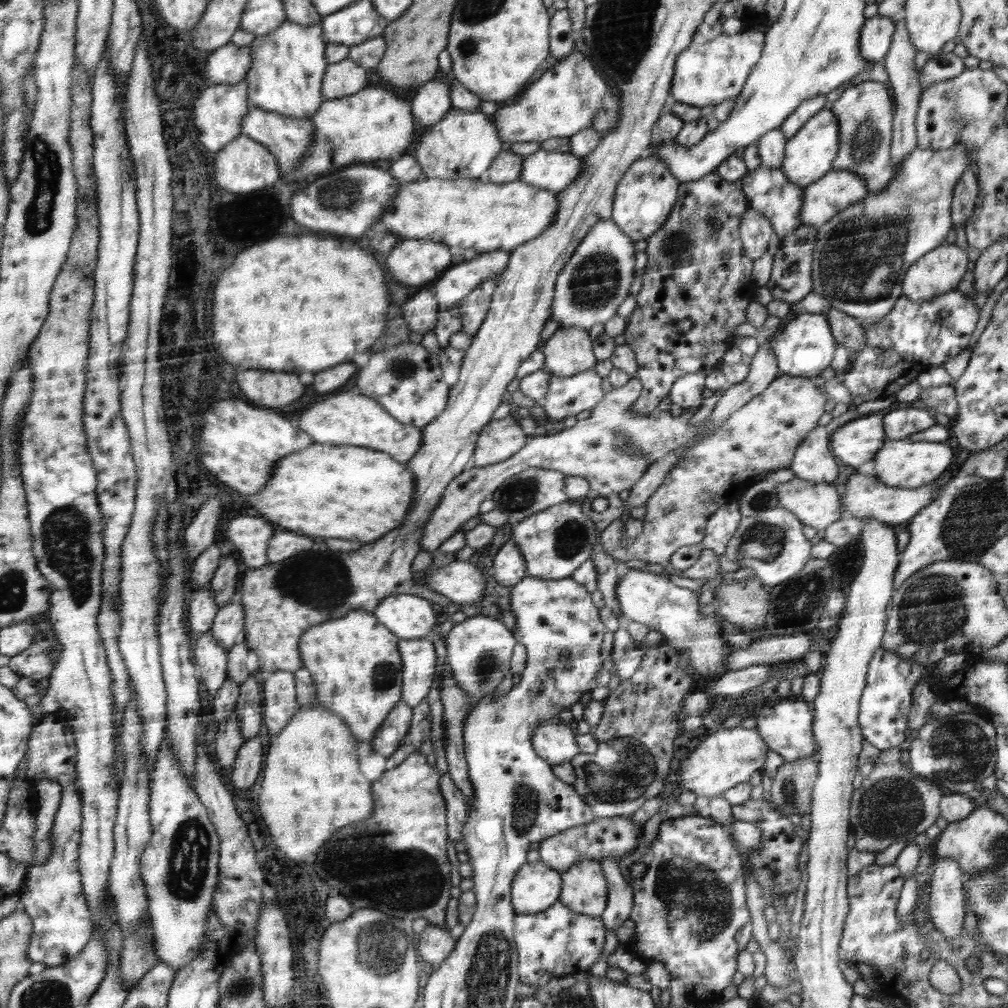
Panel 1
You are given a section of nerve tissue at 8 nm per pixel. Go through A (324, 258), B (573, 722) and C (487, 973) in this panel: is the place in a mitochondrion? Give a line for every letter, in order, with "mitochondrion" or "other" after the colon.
A: other
B: other
C: mitochondrion

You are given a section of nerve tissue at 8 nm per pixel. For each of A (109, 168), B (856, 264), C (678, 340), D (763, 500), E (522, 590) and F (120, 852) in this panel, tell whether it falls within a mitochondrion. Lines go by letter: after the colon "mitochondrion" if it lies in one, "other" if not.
A: other
B: mitochondrion
C: other
D: mitochondrion
E: other
F: other

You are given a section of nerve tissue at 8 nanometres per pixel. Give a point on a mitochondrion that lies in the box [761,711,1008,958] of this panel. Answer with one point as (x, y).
(891, 806)

